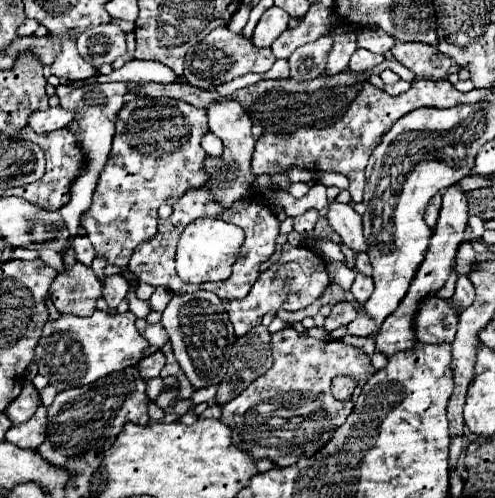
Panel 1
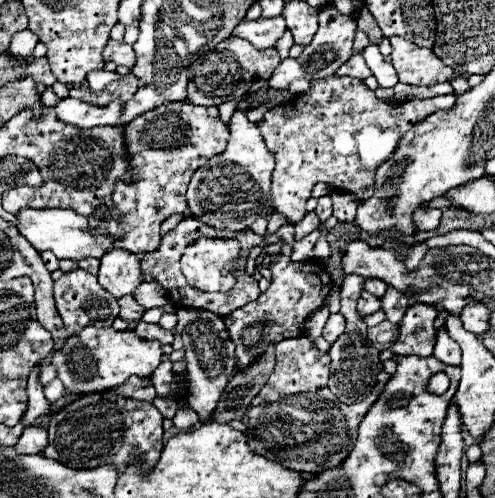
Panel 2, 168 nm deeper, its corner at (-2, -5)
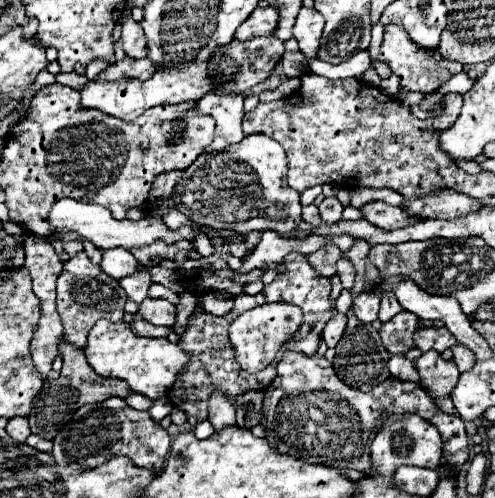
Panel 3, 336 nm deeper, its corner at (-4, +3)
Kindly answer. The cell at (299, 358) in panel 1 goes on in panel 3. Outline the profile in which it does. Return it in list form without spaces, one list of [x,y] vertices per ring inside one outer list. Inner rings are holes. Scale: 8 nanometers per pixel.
[[[286,350],[278,362],[278,374],[272,382],[278,386],[268,388],[262,404],[262,426],[266,430],[266,440],[276,452],[290,454],[298,460],[310,464],[322,464],[332,468],[352,468],[358,472],[370,470],[370,436],[382,424],[384,416],[416,412],[428,422],[438,426],[444,440],[442,462],[450,464],[454,470],[468,458],[468,440],[464,422],[458,416],[440,412],[434,400],[416,382],[404,382],[388,376],[382,384],[370,392],[360,392],[348,388],[334,374],[332,364],[322,354],[304,354],[296,350]]]

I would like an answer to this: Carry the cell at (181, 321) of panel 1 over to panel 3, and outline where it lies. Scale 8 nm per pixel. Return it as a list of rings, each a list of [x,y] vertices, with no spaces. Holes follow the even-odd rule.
[[[214,390],[212,396],[208,398],[208,420],[212,422],[212,426],[216,430],[220,430],[228,424],[236,424],[232,400],[228,396],[224,396],[224,392],[220,392],[220,390]]]

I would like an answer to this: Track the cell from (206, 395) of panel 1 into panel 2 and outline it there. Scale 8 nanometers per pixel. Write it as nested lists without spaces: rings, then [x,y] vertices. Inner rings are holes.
[[[186,408],[186,410],[178,410],[176,416],[172,418],[174,426],[182,432],[182,430],[190,430],[196,422],[198,422],[198,414],[192,410],[192,408]]]

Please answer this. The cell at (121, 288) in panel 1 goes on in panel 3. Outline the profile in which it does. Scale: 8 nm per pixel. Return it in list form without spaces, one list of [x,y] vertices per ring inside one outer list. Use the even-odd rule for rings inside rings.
[[[146,298],[140,304],[138,314],[156,326],[170,326],[172,328],[174,320],[176,320],[174,304],[170,304],[168,300],[162,300],[162,298]]]

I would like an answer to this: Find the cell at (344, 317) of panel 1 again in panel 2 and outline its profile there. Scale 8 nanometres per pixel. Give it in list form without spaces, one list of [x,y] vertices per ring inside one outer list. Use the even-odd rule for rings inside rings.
[[[330,314],[326,326],[324,326],[324,332],[322,332],[322,338],[328,342],[328,344],[334,344],[334,340],[344,332],[344,316],[342,314]]]

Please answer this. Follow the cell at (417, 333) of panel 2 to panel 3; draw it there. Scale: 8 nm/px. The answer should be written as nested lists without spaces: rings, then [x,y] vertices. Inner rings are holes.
[[[420,326],[416,332],[414,332],[414,346],[420,348],[422,352],[428,352],[428,350],[436,350],[436,352],[444,352],[448,350],[450,346],[458,344],[456,338],[448,332],[448,328],[434,328],[434,326]]]

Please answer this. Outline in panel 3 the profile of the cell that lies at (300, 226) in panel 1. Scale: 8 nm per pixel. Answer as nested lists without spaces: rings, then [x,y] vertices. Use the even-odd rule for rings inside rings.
[[[314,204],[302,208],[302,220],[304,220],[304,224],[308,224],[308,226],[318,226],[318,224],[322,222],[322,220],[320,220],[320,214],[318,214],[318,208],[316,208]]]

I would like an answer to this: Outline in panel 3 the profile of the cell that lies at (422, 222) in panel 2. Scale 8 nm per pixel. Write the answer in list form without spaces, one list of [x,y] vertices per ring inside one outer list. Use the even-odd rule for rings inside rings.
[[[370,202],[362,208],[362,214],[364,218],[382,228],[382,230],[396,230],[396,228],[406,228],[406,226],[412,226],[416,222],[420,222],[422,218],[418,216],[412,216],[408,214],[404,208],[396,208],[396,206],[390,206],[390,204],[384,204],[384,202]]]

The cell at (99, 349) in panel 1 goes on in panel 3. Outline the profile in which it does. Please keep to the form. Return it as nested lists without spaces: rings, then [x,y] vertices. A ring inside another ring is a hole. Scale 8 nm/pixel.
[[[98,320],[88,334],[84,354],[96,374],[104,378],[122,378],[134,392],[152,400],[160,398],[168,388],[172,388],[178,372],[182,372],[184,364],[188,364],[188,356],[178,348],[178,344],[172,344],[166,338],[140,338],[132,332],[130,324],[122,320]]]

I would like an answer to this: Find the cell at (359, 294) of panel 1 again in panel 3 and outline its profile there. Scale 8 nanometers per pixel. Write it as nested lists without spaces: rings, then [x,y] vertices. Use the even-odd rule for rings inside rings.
[[[362,292],[354,300],[354,314],[362,322],[374,322],[378,318],[378,306],[380,306],[380,296],[374,292]]]

